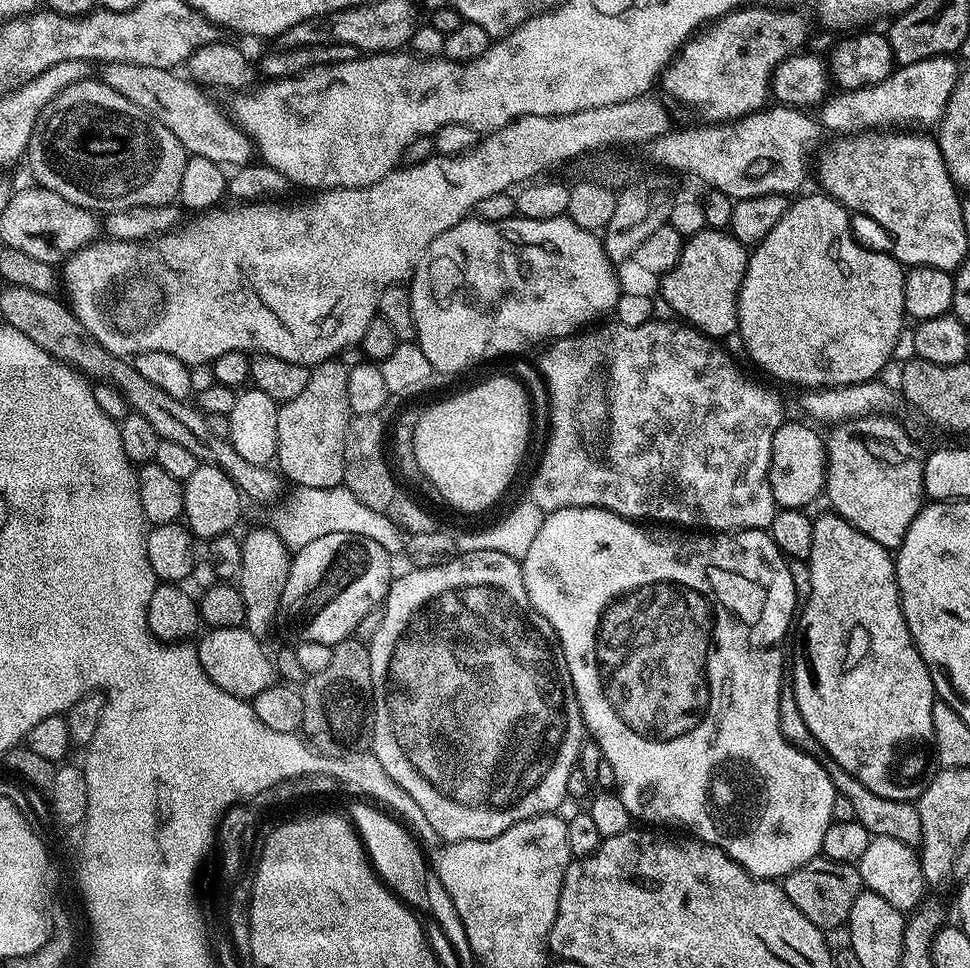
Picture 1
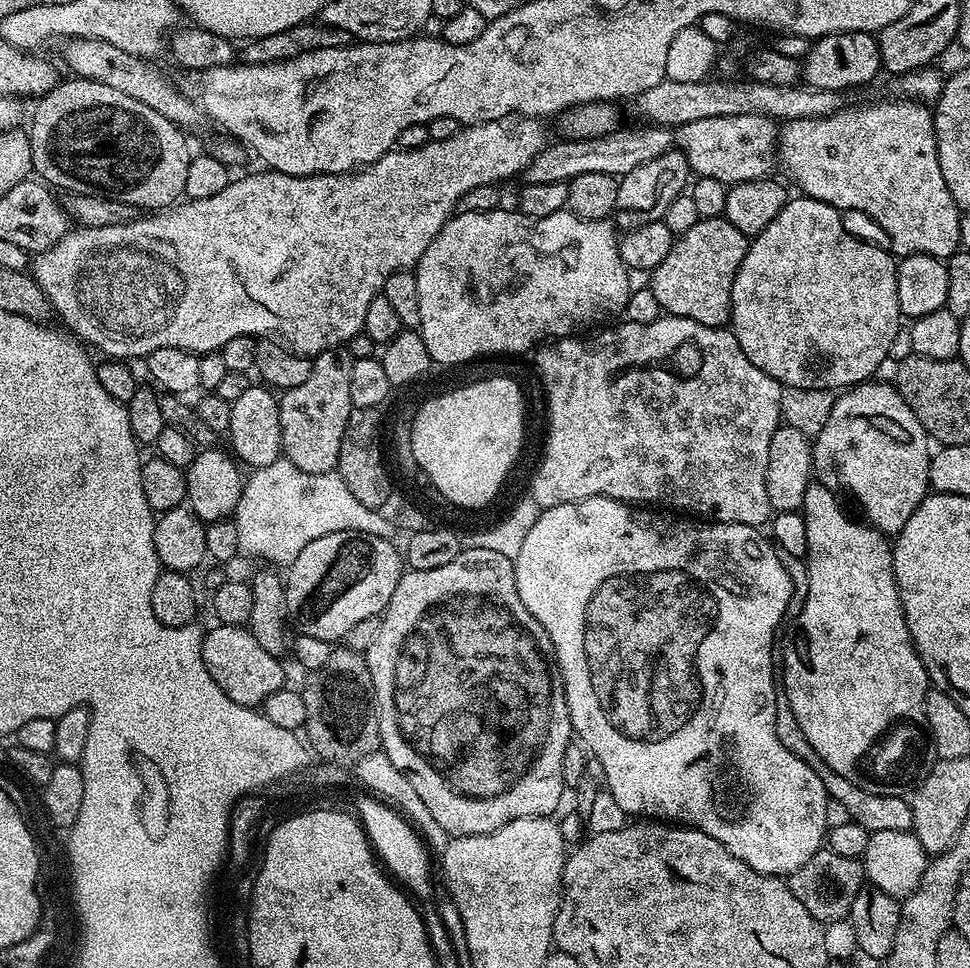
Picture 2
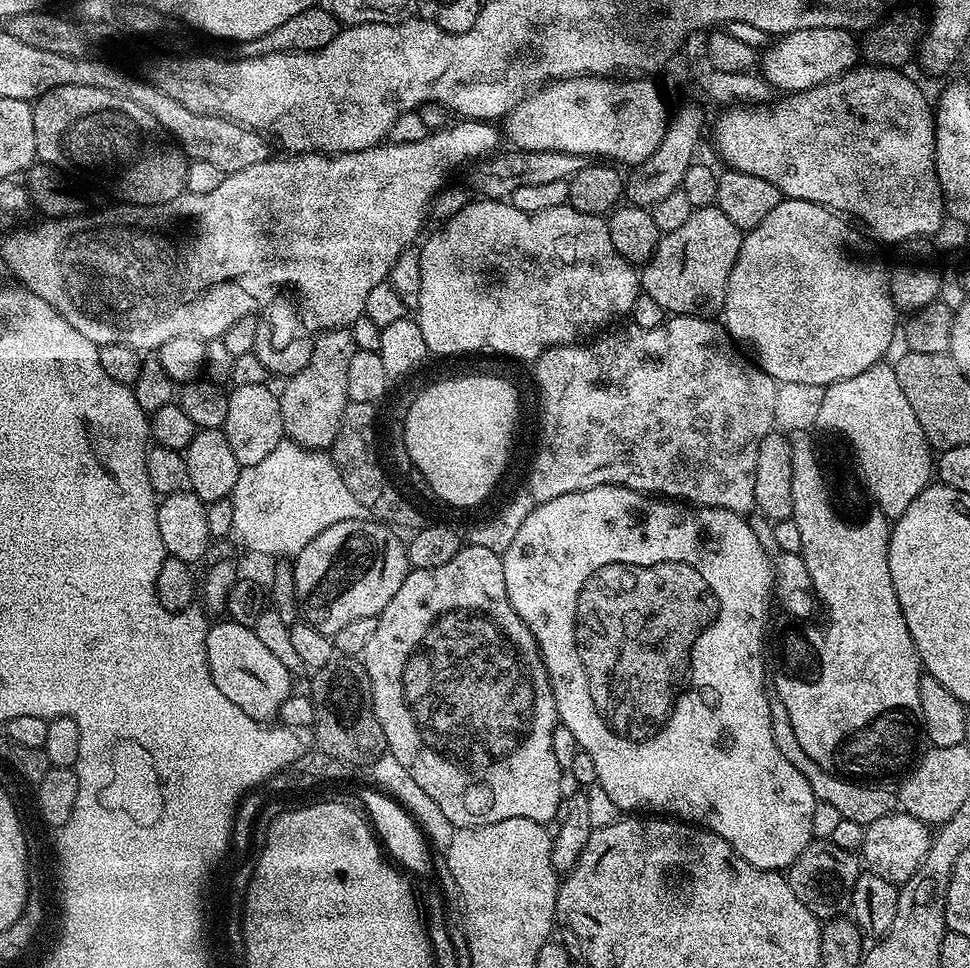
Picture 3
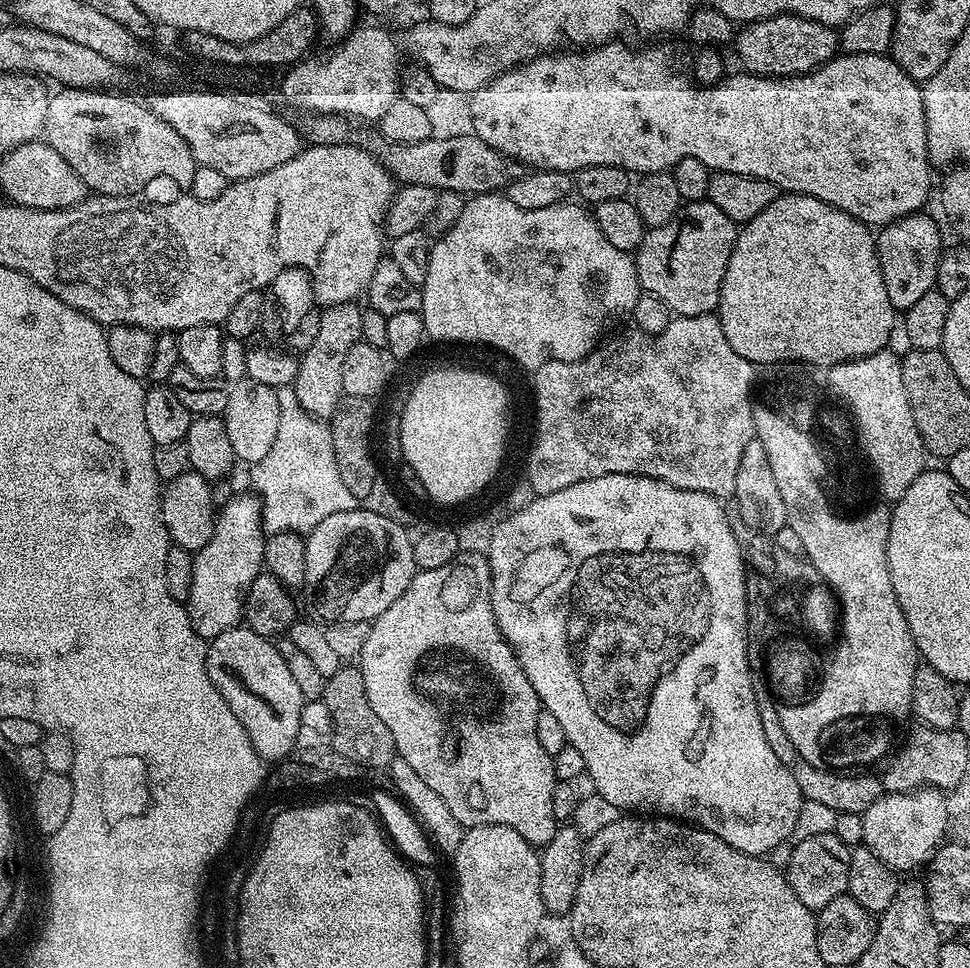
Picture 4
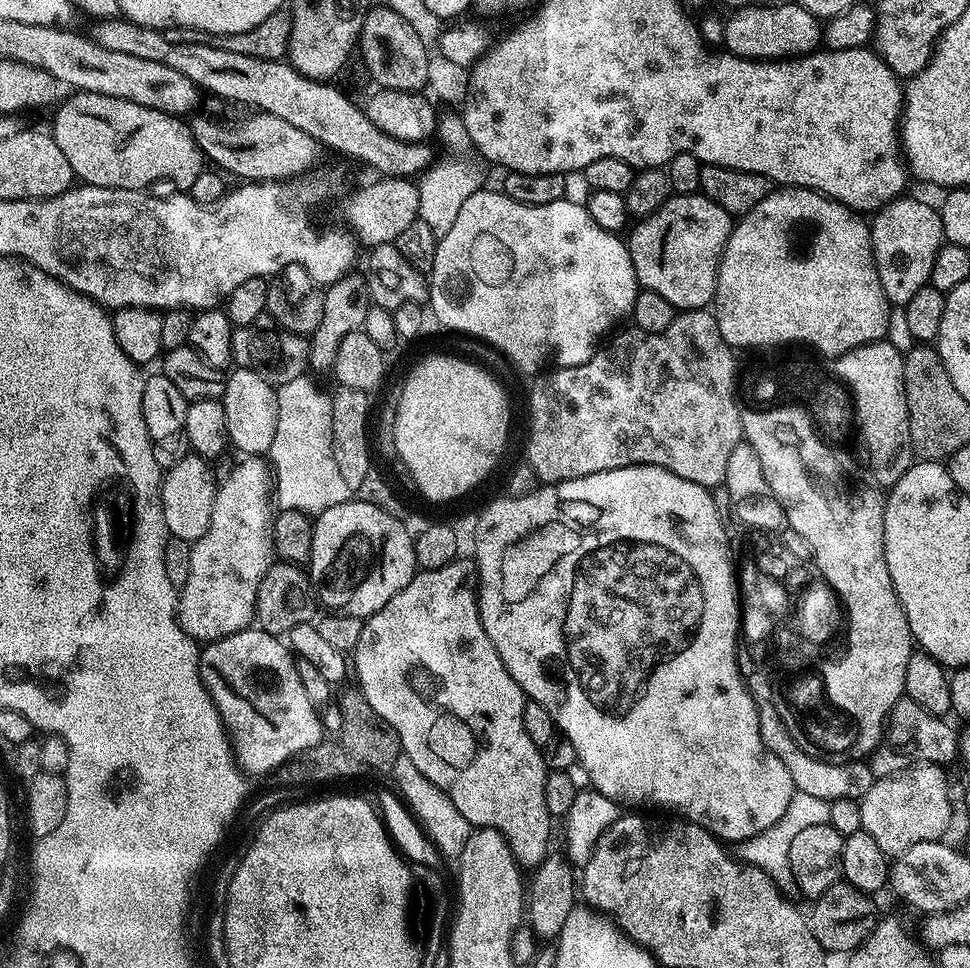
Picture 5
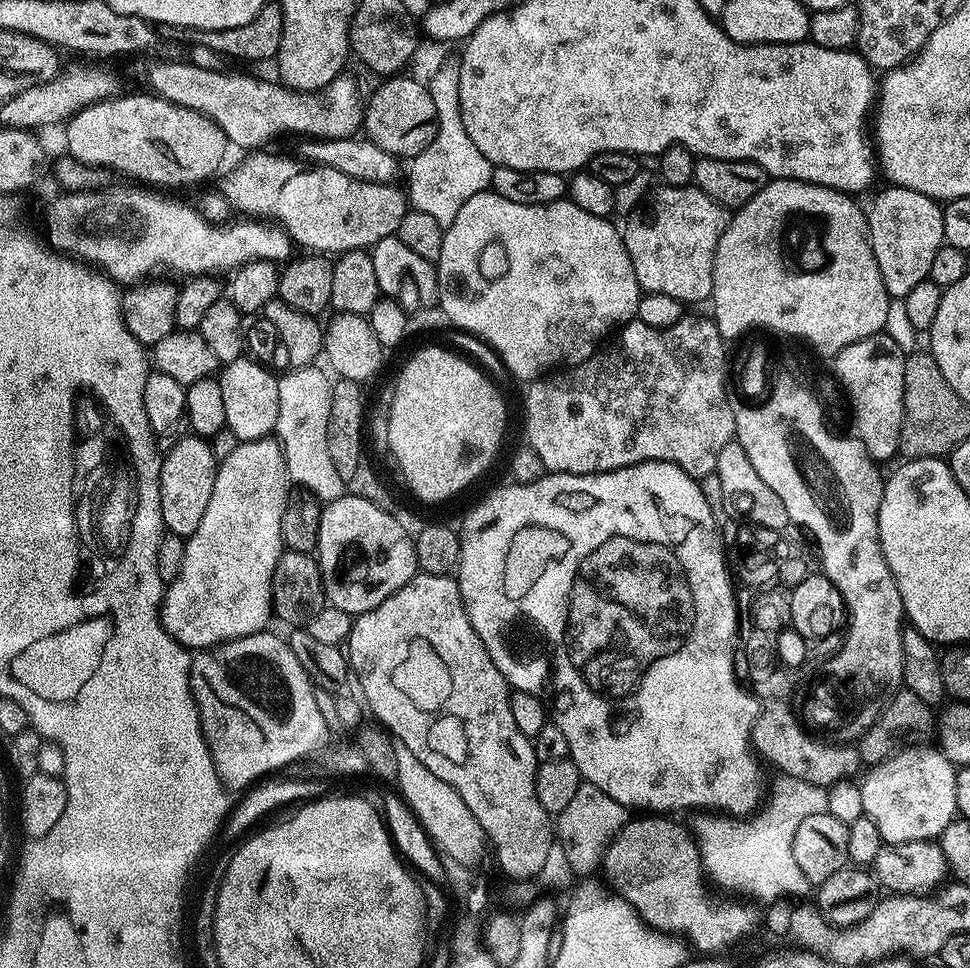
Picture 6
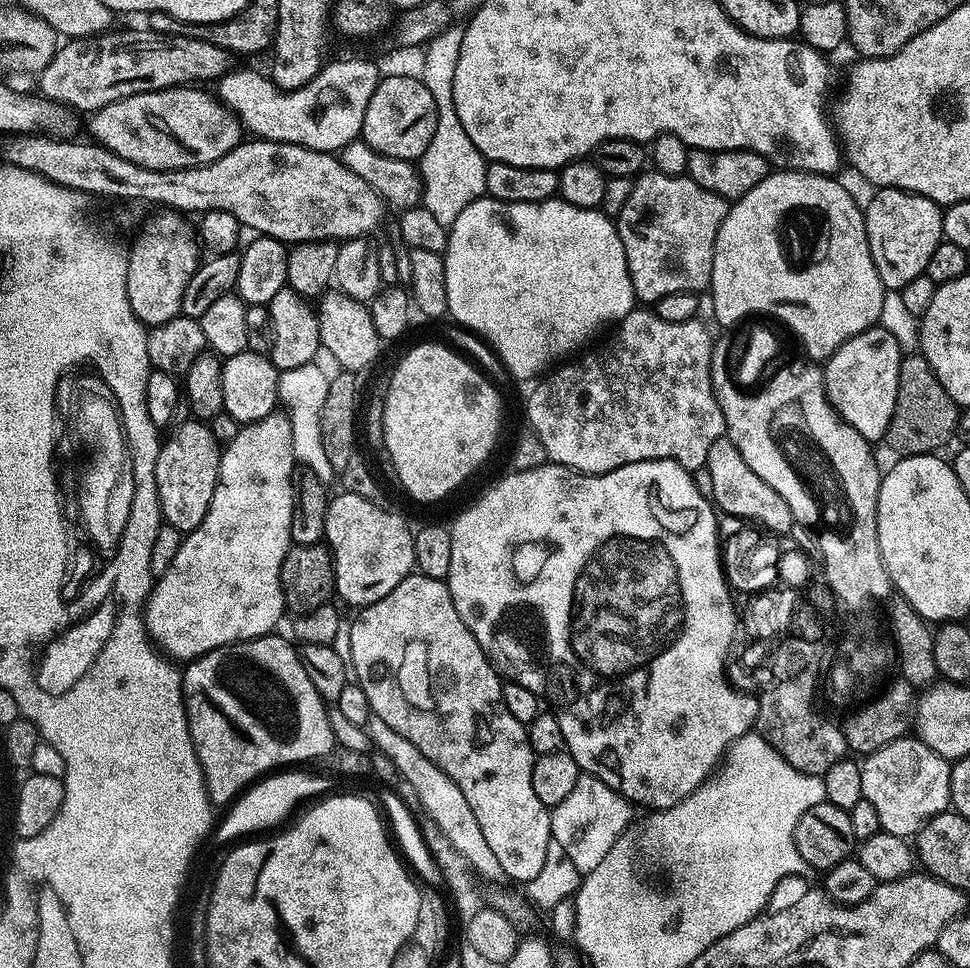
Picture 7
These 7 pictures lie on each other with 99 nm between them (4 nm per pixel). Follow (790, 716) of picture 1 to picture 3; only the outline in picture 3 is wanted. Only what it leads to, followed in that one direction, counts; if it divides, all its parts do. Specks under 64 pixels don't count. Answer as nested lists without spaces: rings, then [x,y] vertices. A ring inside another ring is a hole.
[[[780,694],[769,695],[768,701],[770,702],[770,722],[774,742],[778,746],[778,750],[782,750],[782,754],[786,754],[786,762],[793,764],[802,774],[802,778],[806,778],[806,782],[810,782],[810,790],[814,790],[819,803],[834,806],[834,810],[838,810],[840,819],[858,822],[865,826],[897,811],[898,796],[893,789],[891,792],[888,788],[867,788],[864,785],[867,783],[853,782],[834,772],[826,771],[823,764],[814,762],[814,758],[810,758],[810,754],[806,754],[806,750],[802,750],[802,746],[798,746],[798,738],[794,738],[794,726],[790,726],[790,717],[786,714],[786,706],[782,702]]]

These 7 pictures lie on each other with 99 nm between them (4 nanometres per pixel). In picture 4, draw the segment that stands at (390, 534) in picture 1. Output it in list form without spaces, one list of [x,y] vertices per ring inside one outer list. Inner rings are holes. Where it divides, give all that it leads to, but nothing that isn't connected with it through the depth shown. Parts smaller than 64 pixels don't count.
[[[281,387],[278,391],[278,435],[270,445],[266,458],[251,465],[252,484],[255,495],[260,501],[260,516],[264,520],[265,533],[297,532],[307,534],[318,522],[330,518],[330,514],[342,514],[346,510],[354,510],[358,506],[356,498],[346,490],[335,462],[334,444],[331,442],[331,430],[323,419],[302,410],[296,397],[295,387]]]

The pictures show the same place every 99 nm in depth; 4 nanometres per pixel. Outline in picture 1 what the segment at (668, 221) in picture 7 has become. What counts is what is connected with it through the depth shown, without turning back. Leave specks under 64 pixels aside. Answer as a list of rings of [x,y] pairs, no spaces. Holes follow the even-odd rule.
[[[703,228],[698,234],[687,237],[684,241],[684,249],[678,258],[678,262],[664,273],[659,281],[660,292],[664,300],[681,316],[681,321],[687,322],[695,331],[709,337],[728,336],[739,329],[738,322],[738,298],[742,278],[748,269],[749,249],[742,242],[732,237],[731,231],[718,228]]]

